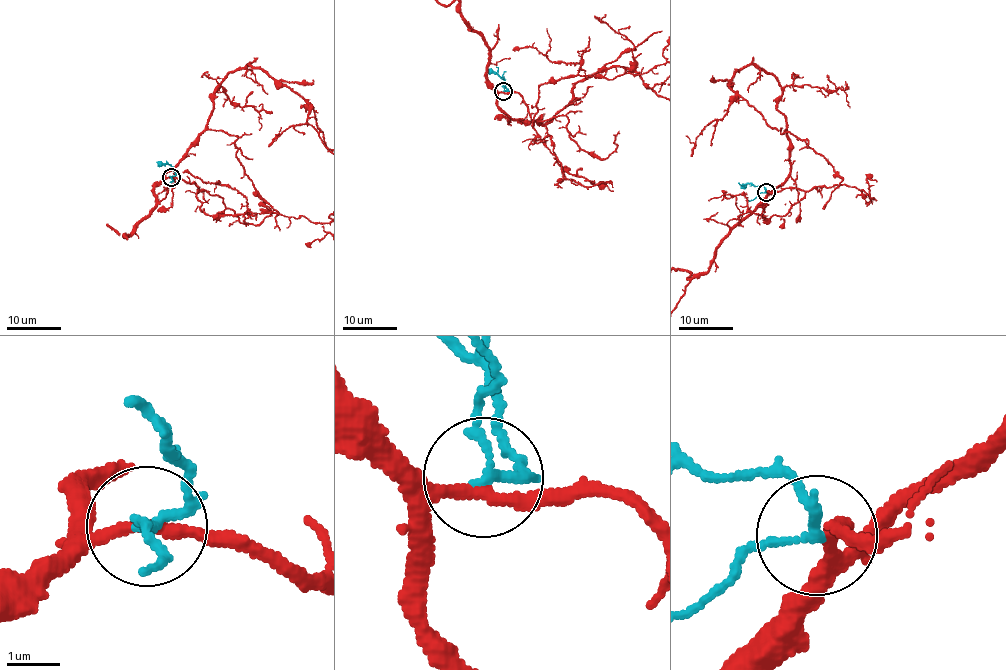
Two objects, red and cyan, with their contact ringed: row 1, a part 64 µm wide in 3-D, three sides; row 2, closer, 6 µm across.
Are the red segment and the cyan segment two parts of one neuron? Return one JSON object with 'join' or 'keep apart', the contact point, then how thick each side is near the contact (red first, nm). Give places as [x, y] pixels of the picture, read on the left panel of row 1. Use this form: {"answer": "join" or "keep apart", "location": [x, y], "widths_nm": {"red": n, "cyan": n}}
{"answer": "join", "location": [171, 177], "widths_nm": {"red": 200, "cyan": 150}}

